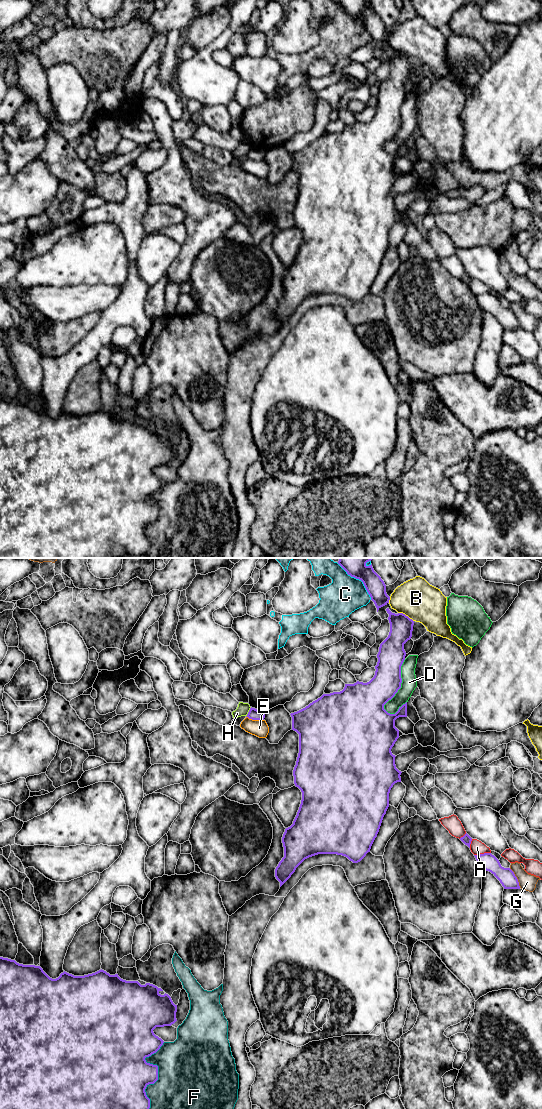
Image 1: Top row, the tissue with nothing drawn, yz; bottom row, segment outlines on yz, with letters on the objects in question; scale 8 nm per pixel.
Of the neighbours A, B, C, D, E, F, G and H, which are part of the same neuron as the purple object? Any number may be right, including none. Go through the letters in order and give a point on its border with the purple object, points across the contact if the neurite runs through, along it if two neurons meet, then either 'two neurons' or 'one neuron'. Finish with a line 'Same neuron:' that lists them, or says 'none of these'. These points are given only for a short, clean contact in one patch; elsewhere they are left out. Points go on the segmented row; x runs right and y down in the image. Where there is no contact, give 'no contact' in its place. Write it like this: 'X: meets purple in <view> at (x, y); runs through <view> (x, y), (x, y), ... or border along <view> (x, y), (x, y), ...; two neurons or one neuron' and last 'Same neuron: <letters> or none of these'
A: meets purple in yz at (482, 854); two neurons
B: meets purple in yz at (405, 615); two neurons
C: meets purple in yz at (358, 578); two neurons
D: meets purple in yz at (400, 687); two neurons
E: meets purple in yz at (255, 719); border along yz (246, 716), (252, 719), (263, 720); two neurons
F: meets purple in yz at (157, 1072); two neurons
G: meets purple in yz at (516, 878); two neurons
H: meets purple in yz at (248, 712); border along yz (251, 707), (246, 716); two neurons
Same neuron: none of these

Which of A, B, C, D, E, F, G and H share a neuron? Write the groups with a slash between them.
A / B / C / D / E / F / G / H

